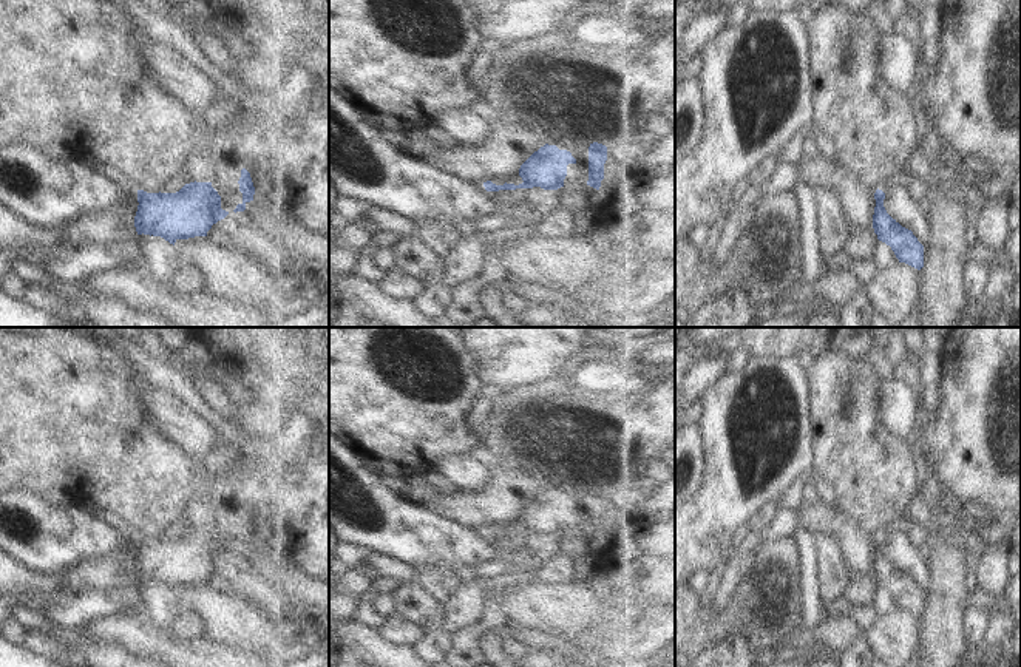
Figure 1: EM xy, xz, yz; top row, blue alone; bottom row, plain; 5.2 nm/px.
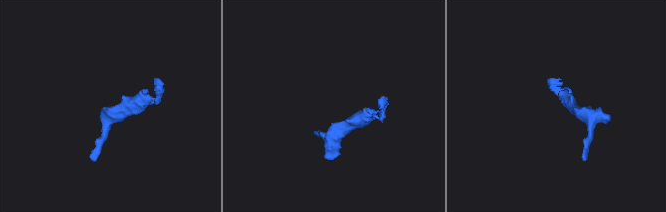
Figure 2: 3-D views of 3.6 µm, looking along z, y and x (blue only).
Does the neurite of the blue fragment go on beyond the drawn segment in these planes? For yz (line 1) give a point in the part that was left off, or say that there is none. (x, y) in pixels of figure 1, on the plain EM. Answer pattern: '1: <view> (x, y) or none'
1: none

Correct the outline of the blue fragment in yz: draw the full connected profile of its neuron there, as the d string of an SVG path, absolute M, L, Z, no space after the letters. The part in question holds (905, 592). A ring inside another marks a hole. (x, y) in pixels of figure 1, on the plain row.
M876 536L874 545L873 574L877 585L891 593L899 608L921 616L924 613L924 591L911 576L902 573L887 559L884 553L885 539L882 536Z

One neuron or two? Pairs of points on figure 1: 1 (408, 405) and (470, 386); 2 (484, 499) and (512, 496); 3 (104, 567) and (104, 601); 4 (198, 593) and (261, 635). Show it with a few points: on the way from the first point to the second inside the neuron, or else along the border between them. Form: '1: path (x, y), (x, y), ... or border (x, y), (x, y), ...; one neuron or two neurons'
1: path (424, 403), (448, 403), (454, 399); one neuron
2: path (490, 499), (505, 496); one neuron
3: border (133, 584), (105, 590), (74, 589), (67, 592); two neurons
4: path (213, 609), (227, 619), (235, 619), (246, 627); one neuron

